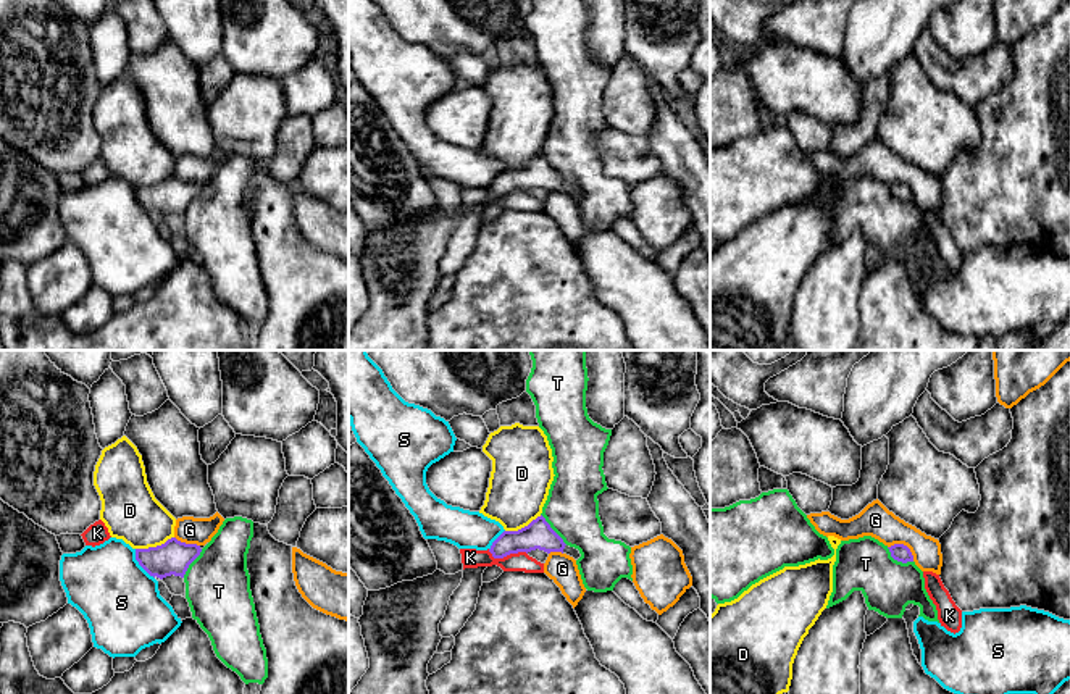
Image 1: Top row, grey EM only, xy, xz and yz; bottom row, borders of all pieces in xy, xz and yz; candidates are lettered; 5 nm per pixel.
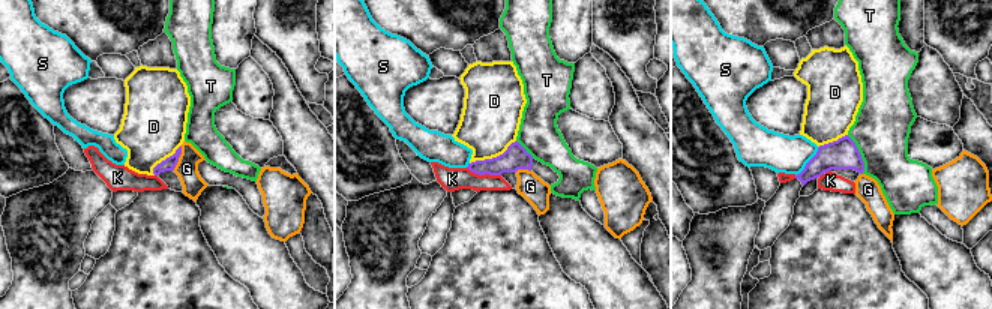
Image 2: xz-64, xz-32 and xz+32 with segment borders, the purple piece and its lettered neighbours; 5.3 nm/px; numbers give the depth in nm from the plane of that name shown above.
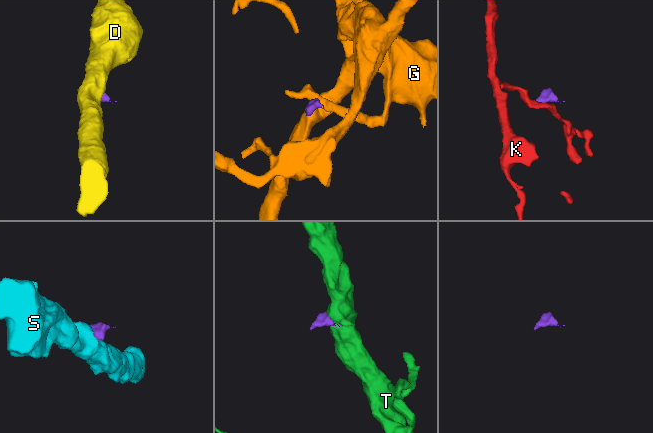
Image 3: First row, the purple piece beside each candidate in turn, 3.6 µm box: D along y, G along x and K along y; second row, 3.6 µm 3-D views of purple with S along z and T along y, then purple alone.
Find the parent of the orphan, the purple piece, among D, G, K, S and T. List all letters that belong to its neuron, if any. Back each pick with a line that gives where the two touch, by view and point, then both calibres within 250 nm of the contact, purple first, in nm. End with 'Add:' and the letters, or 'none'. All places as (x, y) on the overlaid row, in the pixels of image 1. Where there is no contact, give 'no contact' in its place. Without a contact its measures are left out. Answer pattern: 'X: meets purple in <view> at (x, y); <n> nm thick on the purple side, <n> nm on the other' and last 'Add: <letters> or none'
Add: none

